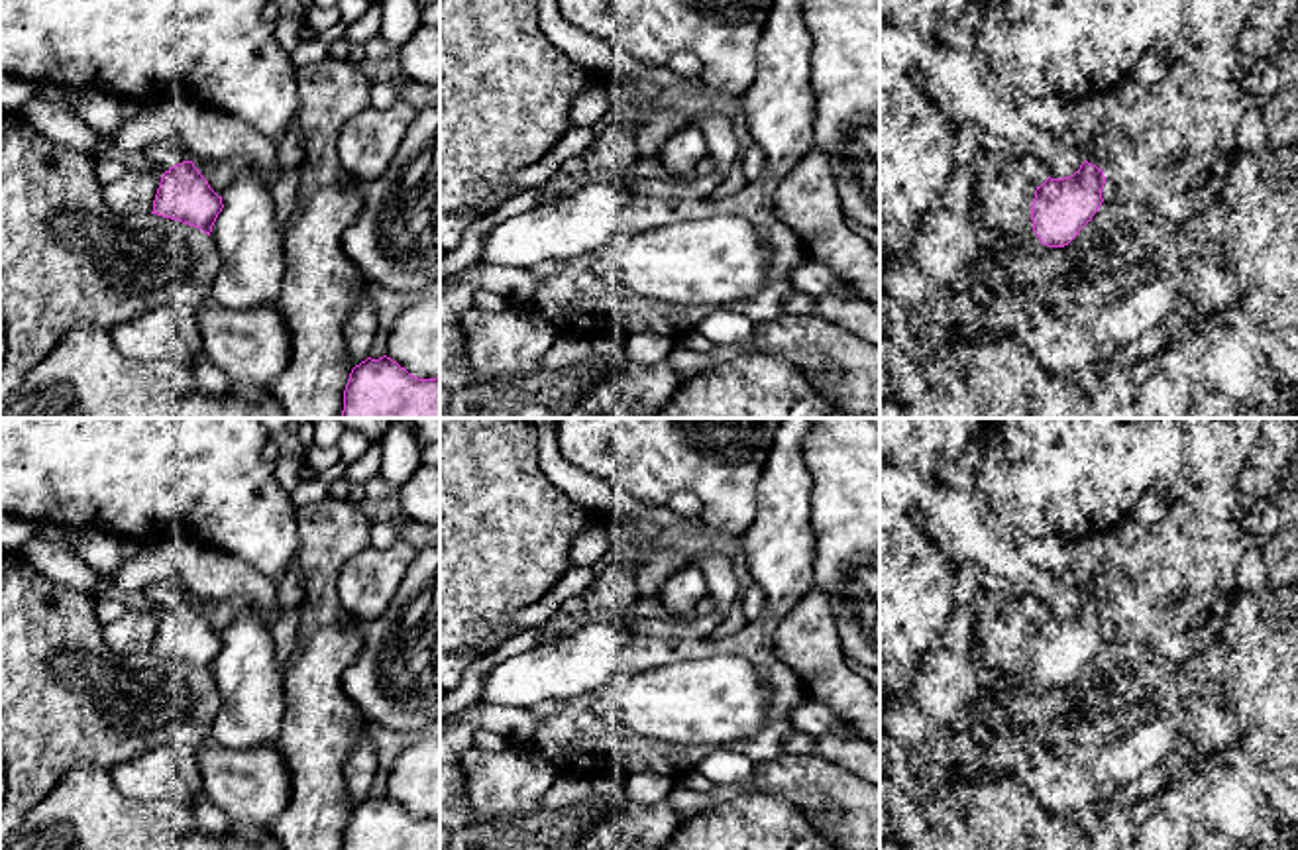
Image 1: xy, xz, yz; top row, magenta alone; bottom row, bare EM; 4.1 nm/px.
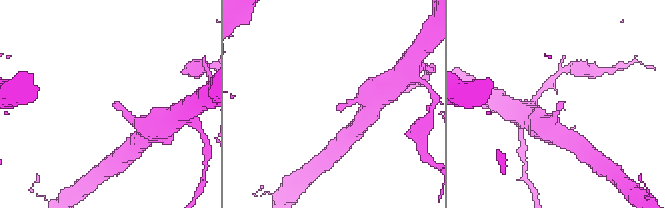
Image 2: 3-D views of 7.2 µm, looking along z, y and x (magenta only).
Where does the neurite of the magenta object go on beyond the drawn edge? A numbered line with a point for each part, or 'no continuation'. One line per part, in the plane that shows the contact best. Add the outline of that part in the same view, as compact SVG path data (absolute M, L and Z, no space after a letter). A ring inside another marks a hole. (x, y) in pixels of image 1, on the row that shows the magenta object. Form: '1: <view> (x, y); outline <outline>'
1: xy (163, 154); outline M159 139L139 149L130 161L157 171L169 171L171 167L189 161L189 155L179 139Z

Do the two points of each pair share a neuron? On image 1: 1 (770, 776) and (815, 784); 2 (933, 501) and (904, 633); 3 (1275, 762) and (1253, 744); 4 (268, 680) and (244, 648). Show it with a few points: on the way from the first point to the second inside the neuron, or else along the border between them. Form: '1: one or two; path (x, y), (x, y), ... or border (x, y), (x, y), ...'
1: one; path (782, 778), (804, 780)
2: two; border (900, 511), (955, 562)
3: one; path (1269, 756), (1259, 746)
4: one; path (260, 672), (248, 656)

